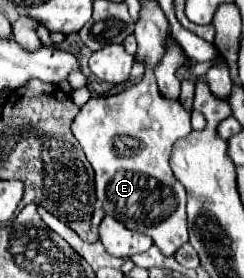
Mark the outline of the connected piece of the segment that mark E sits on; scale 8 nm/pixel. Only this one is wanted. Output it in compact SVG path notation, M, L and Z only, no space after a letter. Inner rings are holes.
M128 86L128 88L124 88L122 92L112 94L112 96L92 96L92 98L82 106L80 114L78 114L78 116L74 118L74 122L72 122L72 132L74 132L74 136L76 136L76 140L80 142L80 146L82 146L84 154L86 154L88 162L92 164L92 168L94 168L94 172L96 172L96 198L104 204L104 212L110 214L110 216L114 216L116 220L120 220L126 228L150 236L164 256L174 256L176 250L178 250L182 244L188 242L186 190L184 190L184 186L174 178L174 174L172 174L172 170L170 170L170 152L172 152L174 142L180 140L182 136L186 136L190 130L192 130L192 128L190 128L190 112L186 112L186 108L182 108L182 104L180 104L178 100L168 100L168 98L160 96L156 90L152 90L152 88L148 88L148 86L144 86L142 90L140 90L140 86L134 86L134 88Z

